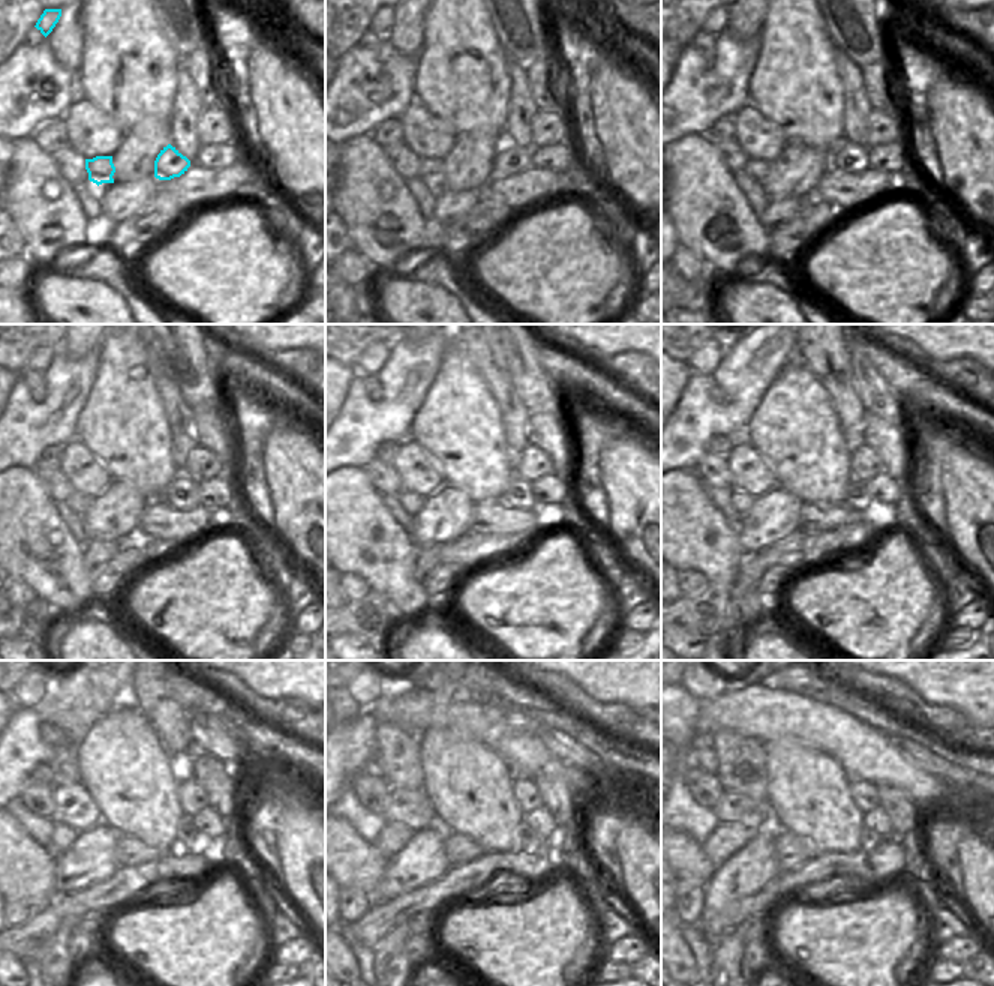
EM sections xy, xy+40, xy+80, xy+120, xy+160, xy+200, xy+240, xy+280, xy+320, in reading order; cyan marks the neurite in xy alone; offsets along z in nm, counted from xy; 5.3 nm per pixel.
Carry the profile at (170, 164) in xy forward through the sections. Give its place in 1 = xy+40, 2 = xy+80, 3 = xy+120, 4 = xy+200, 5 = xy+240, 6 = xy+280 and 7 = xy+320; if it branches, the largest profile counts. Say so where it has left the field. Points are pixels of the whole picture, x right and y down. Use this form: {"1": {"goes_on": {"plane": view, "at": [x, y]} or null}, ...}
{"1": {"goes_on": {"plane": "xy+40", "at": [510, 159]}}, "2": {"goes_on": {"plane": "xy+80", "at": [849, 158]}}, "3": {"goes_on": {"plane": "xy+120", "at": [182, 494]}}, "4": {"goes_on": {"plane": "xy+200", "at": [856, 499]}}, "5": {"goes_on": {"plane": "xy+240", "at": [188, 836]}}, "6": {"goes_on": {"plane": "xy+280", "at": [529, 841]}}, "7": {"goes_on": {"plane": "xy+320", "at": [868, 838]}}}

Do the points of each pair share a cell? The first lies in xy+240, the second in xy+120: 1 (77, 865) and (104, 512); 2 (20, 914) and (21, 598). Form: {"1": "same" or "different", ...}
{"1": "same", "2": "same"}

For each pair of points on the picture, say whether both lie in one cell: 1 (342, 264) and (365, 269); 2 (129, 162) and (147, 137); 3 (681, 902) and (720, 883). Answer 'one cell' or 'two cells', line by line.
1: one cell
2: one cell
3: two cells

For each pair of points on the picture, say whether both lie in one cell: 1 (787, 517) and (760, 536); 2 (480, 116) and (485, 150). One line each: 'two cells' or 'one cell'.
1: one cell
2: two cells

